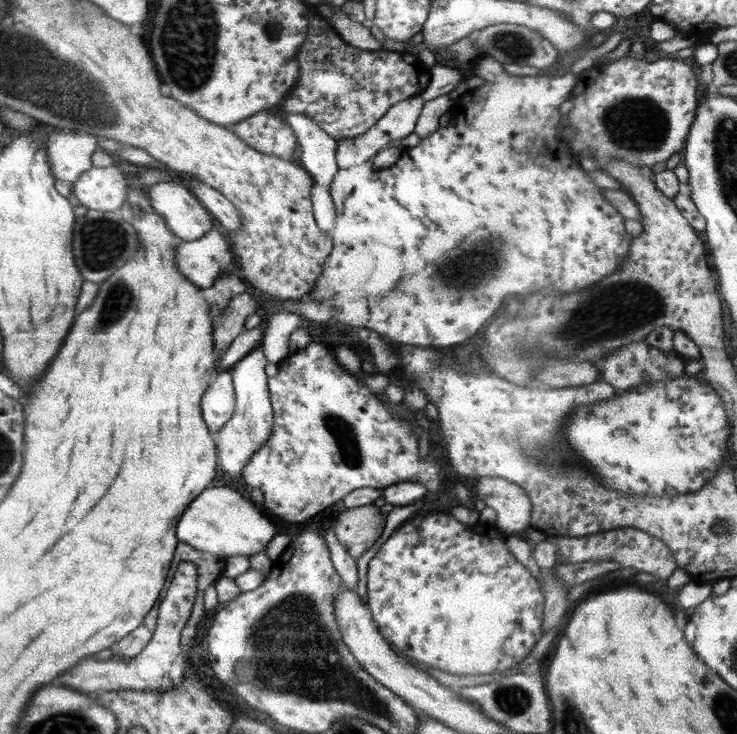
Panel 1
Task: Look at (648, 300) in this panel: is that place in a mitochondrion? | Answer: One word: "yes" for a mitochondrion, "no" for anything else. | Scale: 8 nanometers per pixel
yes

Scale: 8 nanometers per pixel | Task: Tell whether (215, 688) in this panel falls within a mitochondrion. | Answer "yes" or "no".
no

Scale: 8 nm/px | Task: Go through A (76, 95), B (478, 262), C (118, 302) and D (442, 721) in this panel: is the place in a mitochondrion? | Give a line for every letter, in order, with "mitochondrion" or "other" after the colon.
A: mitochondrion
B: mitochondrion
C: mitochondrion
D: other

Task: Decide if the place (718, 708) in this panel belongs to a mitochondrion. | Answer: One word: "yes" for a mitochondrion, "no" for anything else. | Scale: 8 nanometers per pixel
yes

